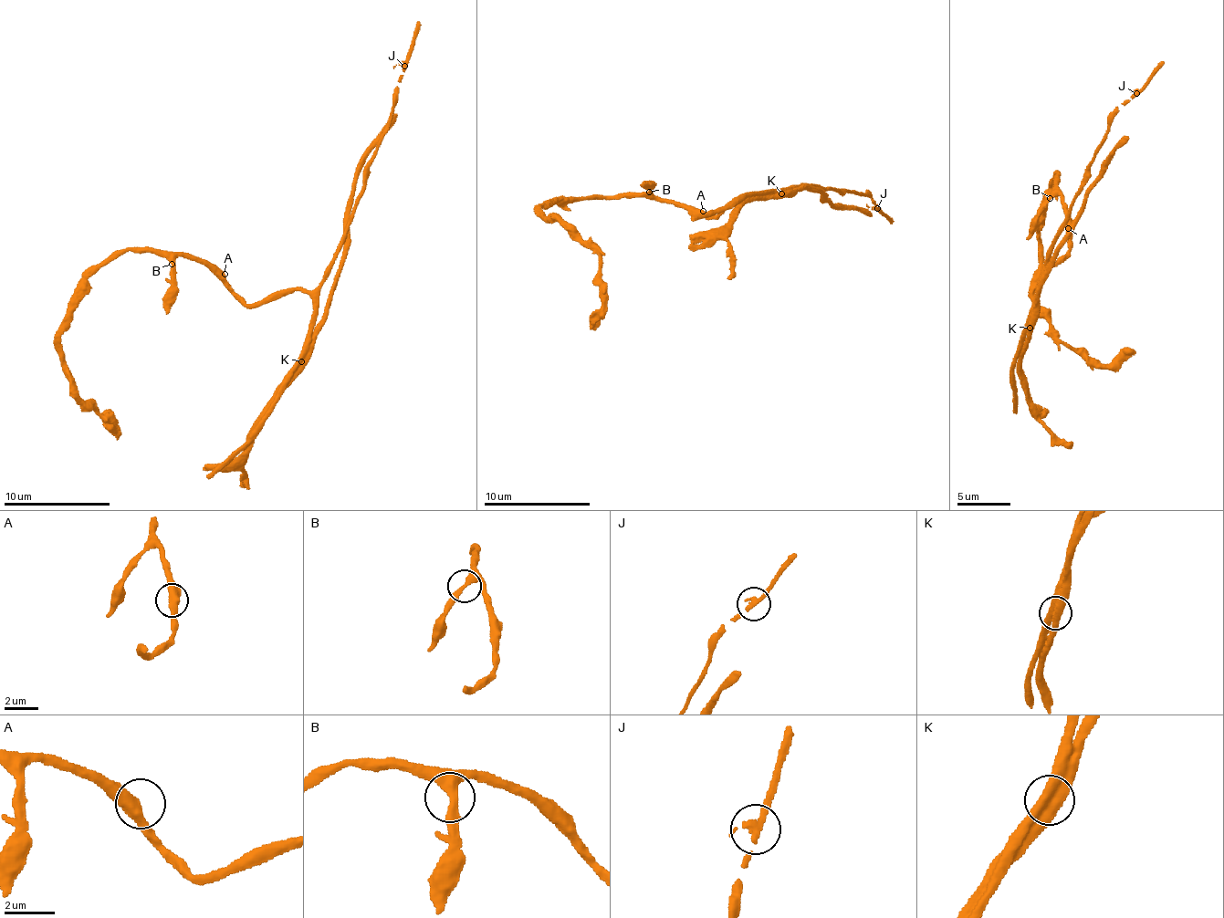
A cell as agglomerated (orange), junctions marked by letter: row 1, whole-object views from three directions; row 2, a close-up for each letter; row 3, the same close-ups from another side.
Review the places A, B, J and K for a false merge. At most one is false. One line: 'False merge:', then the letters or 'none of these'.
False merge: K

